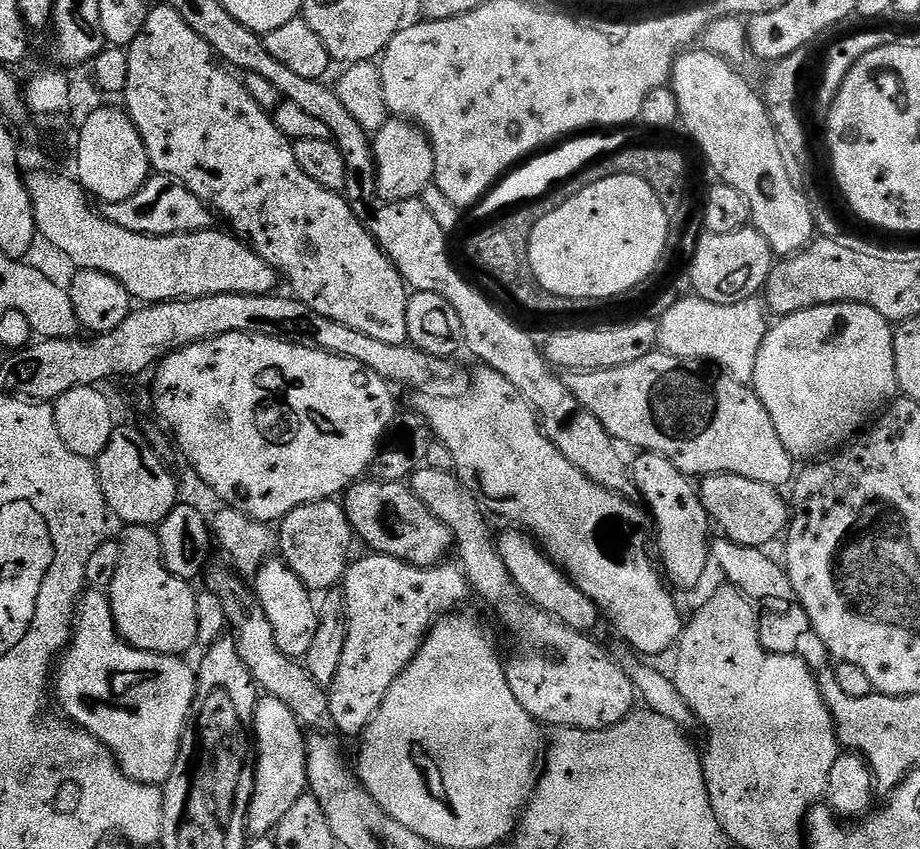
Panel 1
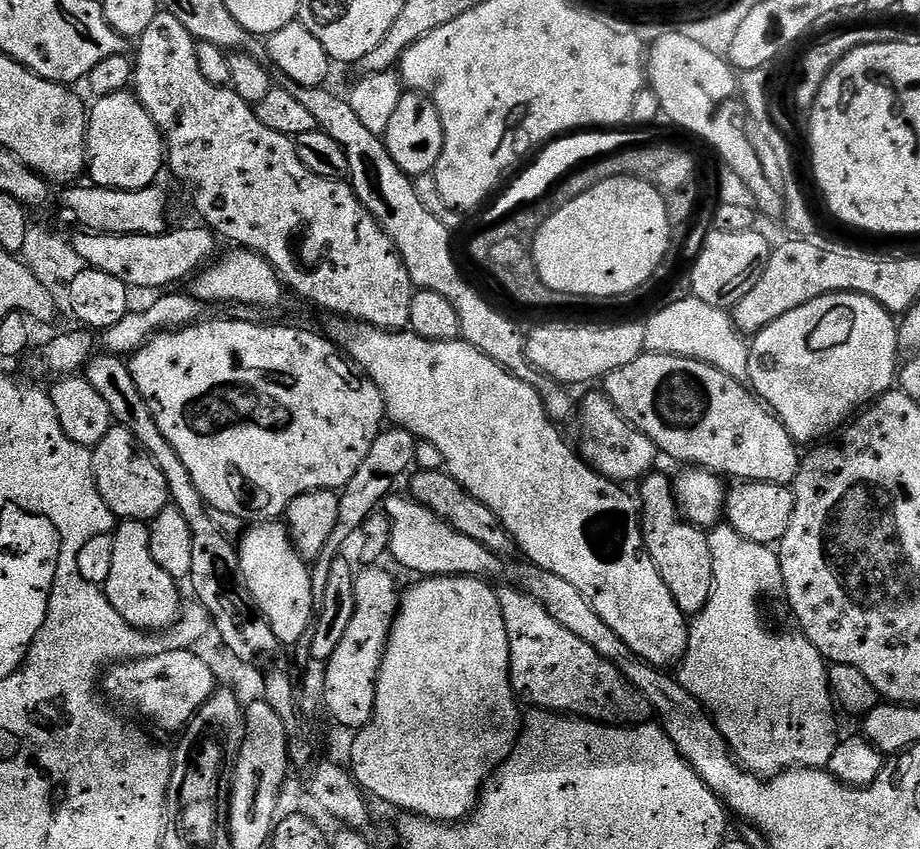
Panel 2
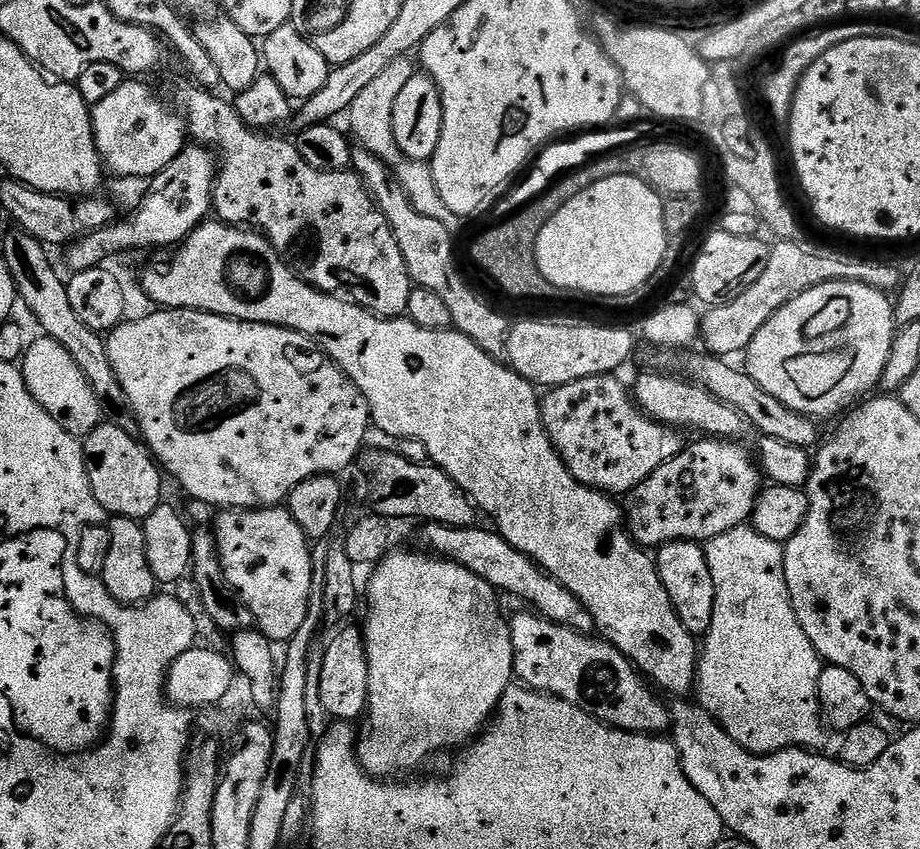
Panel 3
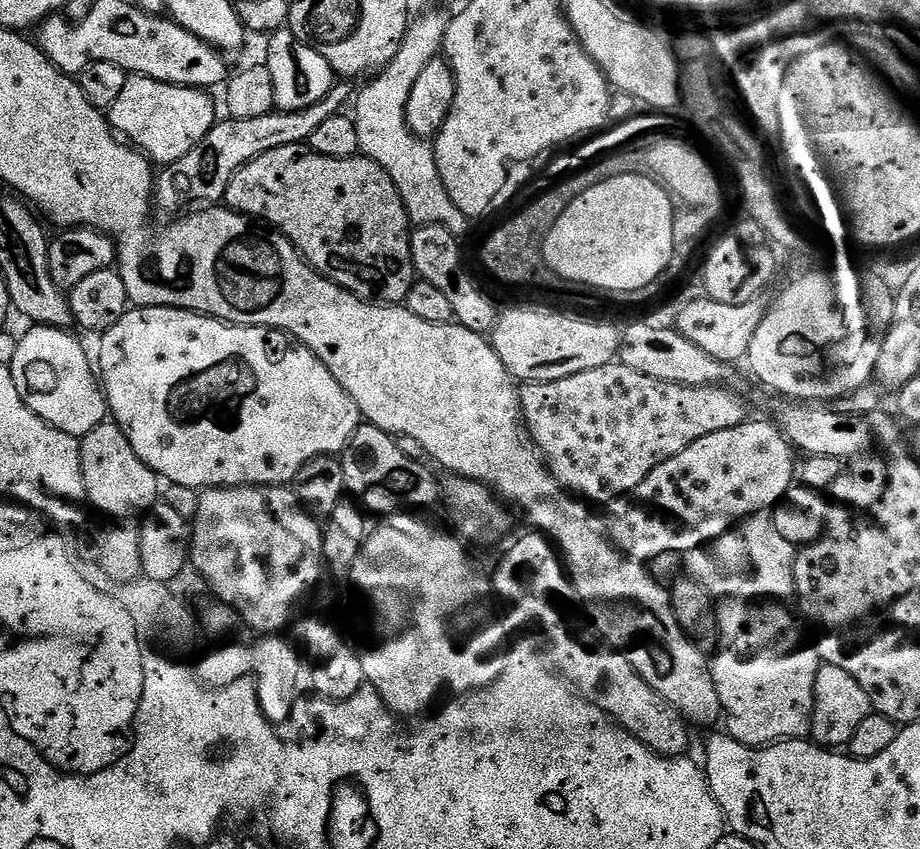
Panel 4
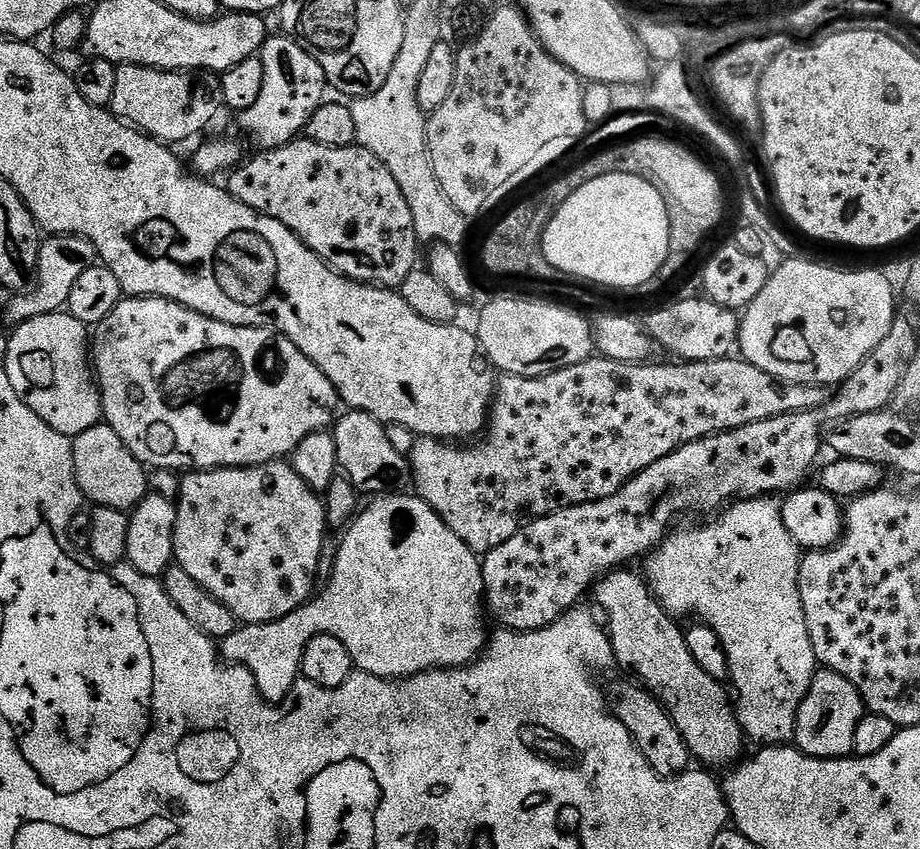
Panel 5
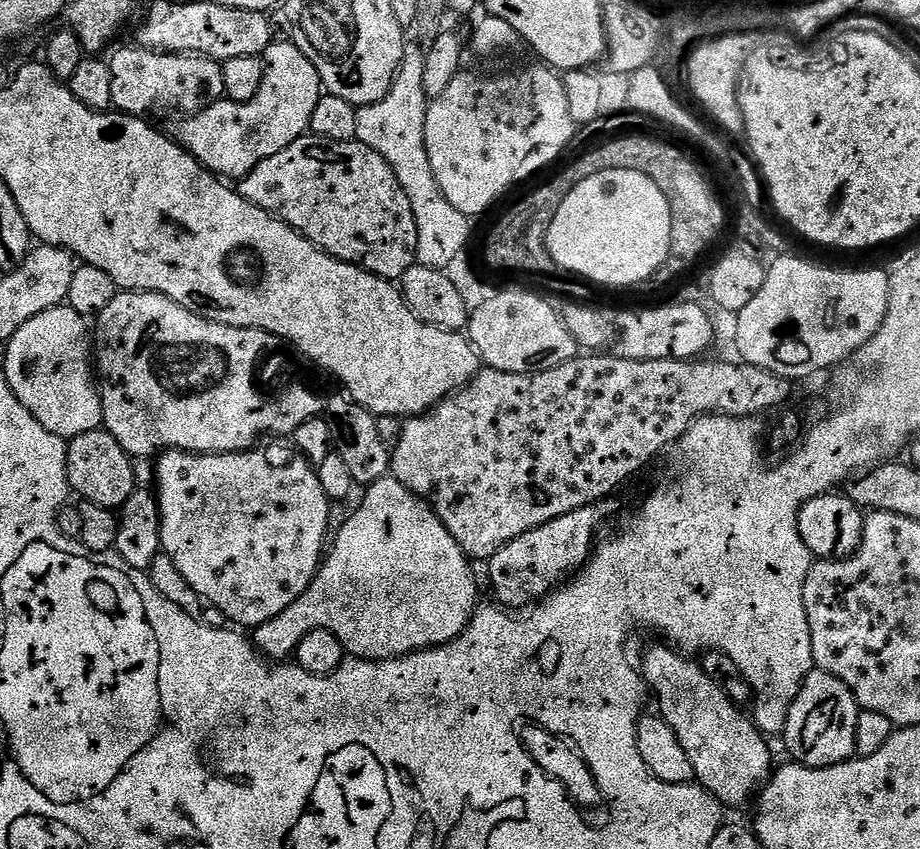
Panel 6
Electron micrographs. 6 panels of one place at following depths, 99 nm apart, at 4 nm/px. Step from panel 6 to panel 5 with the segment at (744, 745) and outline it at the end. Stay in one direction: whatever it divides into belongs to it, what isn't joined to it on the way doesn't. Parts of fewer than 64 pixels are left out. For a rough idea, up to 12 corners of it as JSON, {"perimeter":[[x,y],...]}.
{"perimeter":[[645,577],[594,588],[615,663],[668,711],[693,761],[735,765],[729,689],[694,662]]}

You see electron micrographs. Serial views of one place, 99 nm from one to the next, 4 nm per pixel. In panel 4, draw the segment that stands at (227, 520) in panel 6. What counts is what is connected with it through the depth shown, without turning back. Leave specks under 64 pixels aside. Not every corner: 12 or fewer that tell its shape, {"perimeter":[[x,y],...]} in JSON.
{"perimeter":[[288,486],[206,488],[191,567],[256,634],[322,580]]}

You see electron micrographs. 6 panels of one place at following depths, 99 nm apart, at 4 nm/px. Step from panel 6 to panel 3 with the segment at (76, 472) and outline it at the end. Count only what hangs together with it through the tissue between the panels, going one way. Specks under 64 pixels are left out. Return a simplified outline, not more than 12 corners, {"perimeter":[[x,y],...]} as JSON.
{"perimeter":[[102,422],[82,443],[109,517],[143,522],[162,469],[137,437]]}

